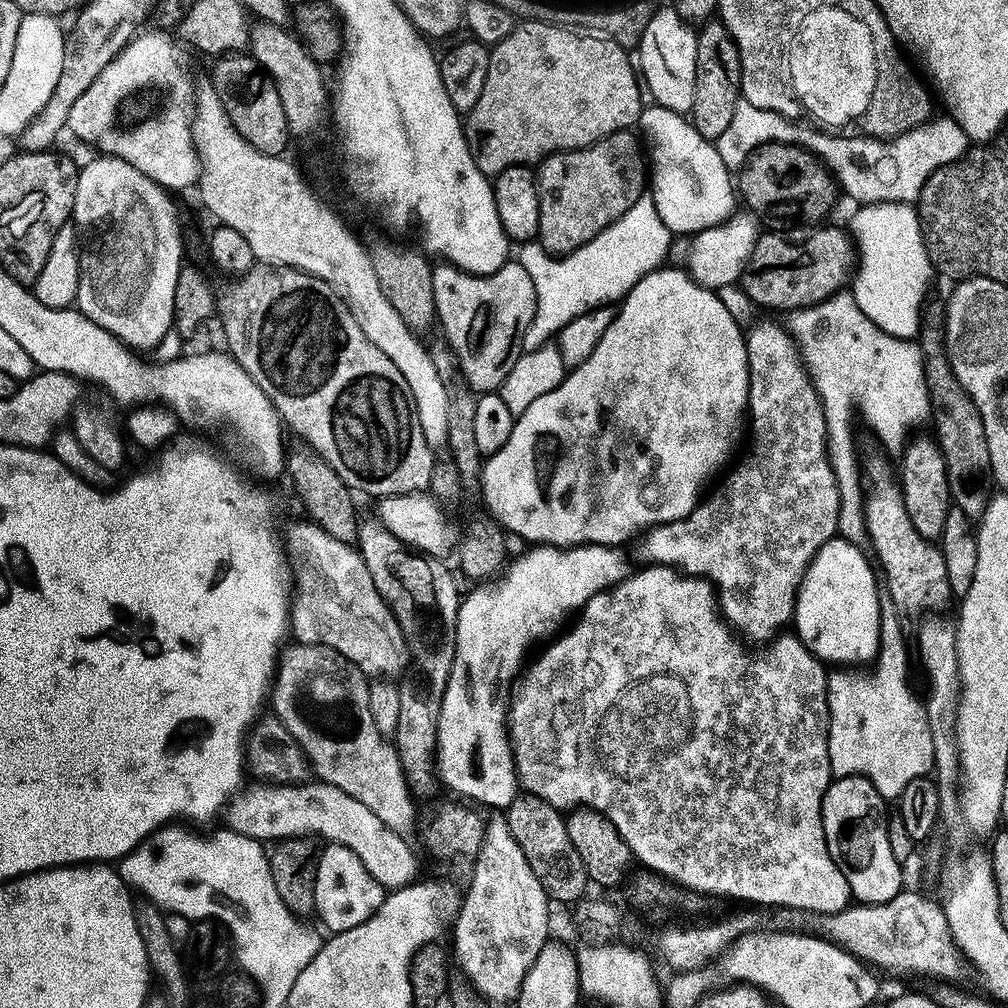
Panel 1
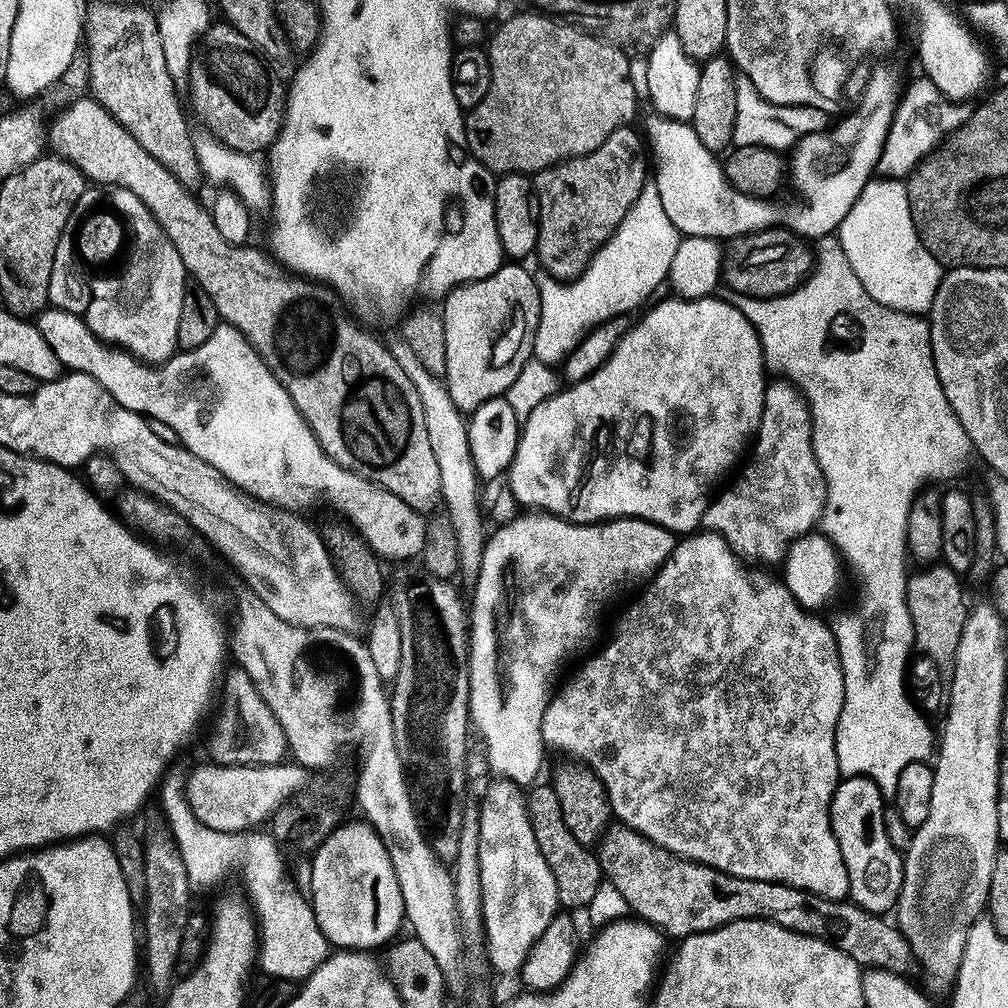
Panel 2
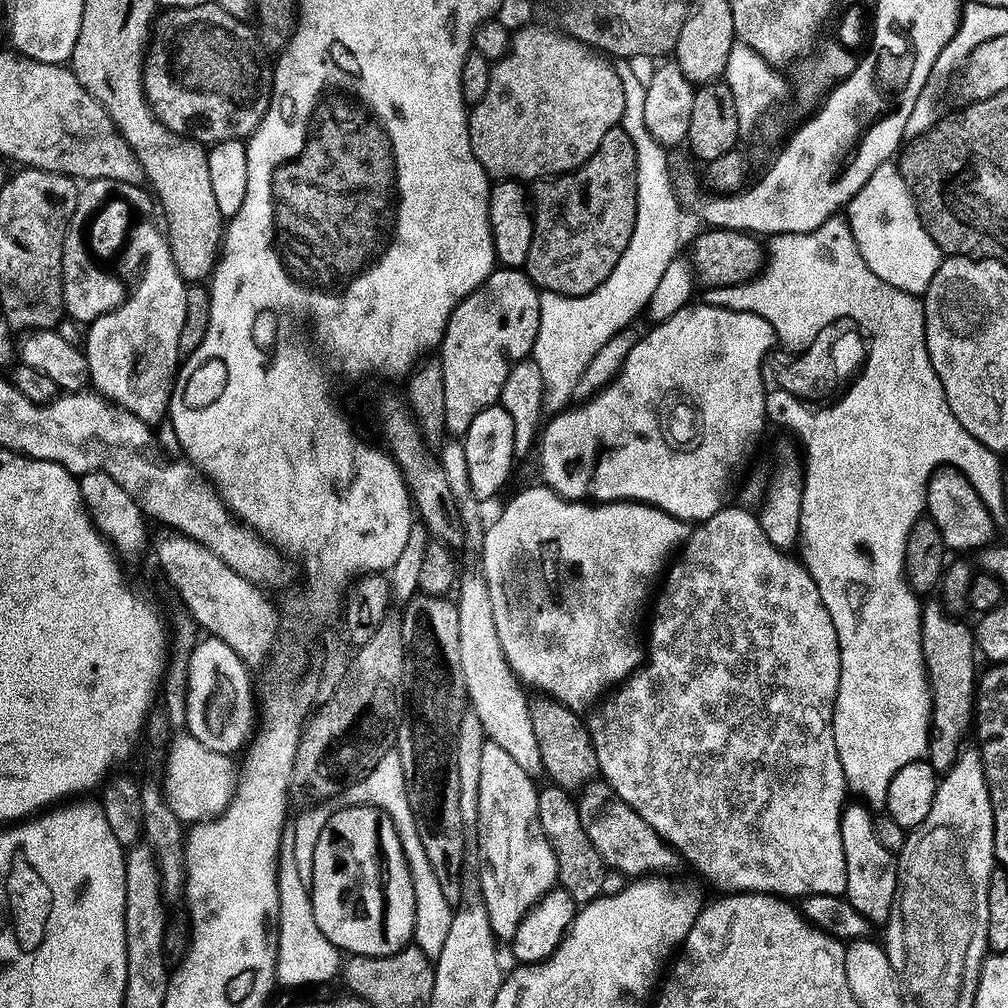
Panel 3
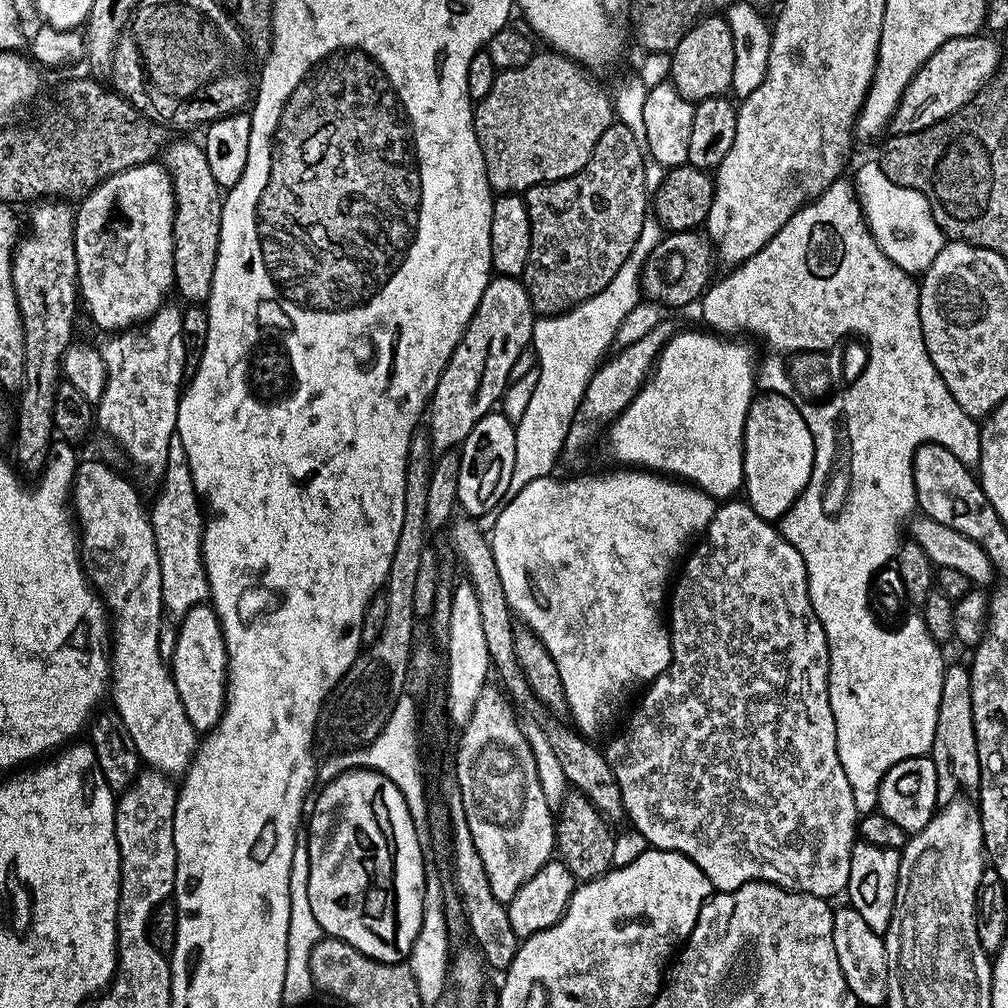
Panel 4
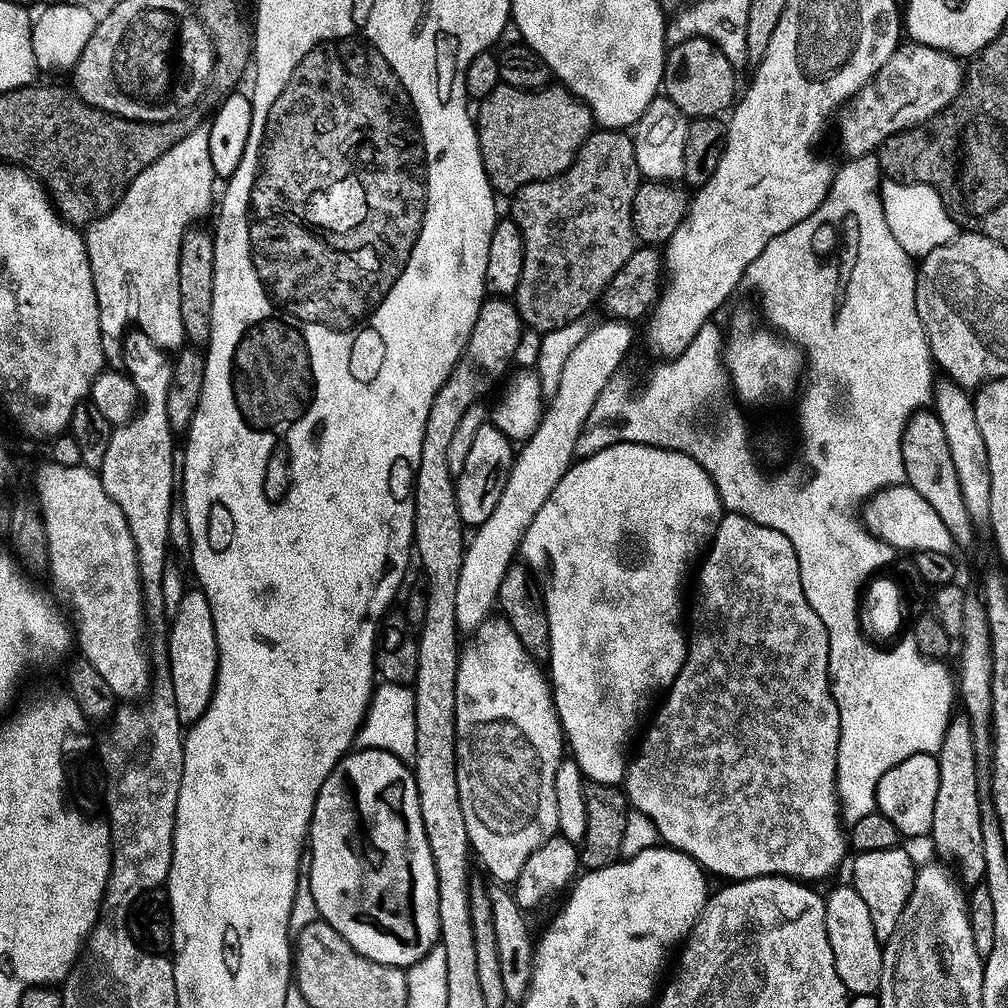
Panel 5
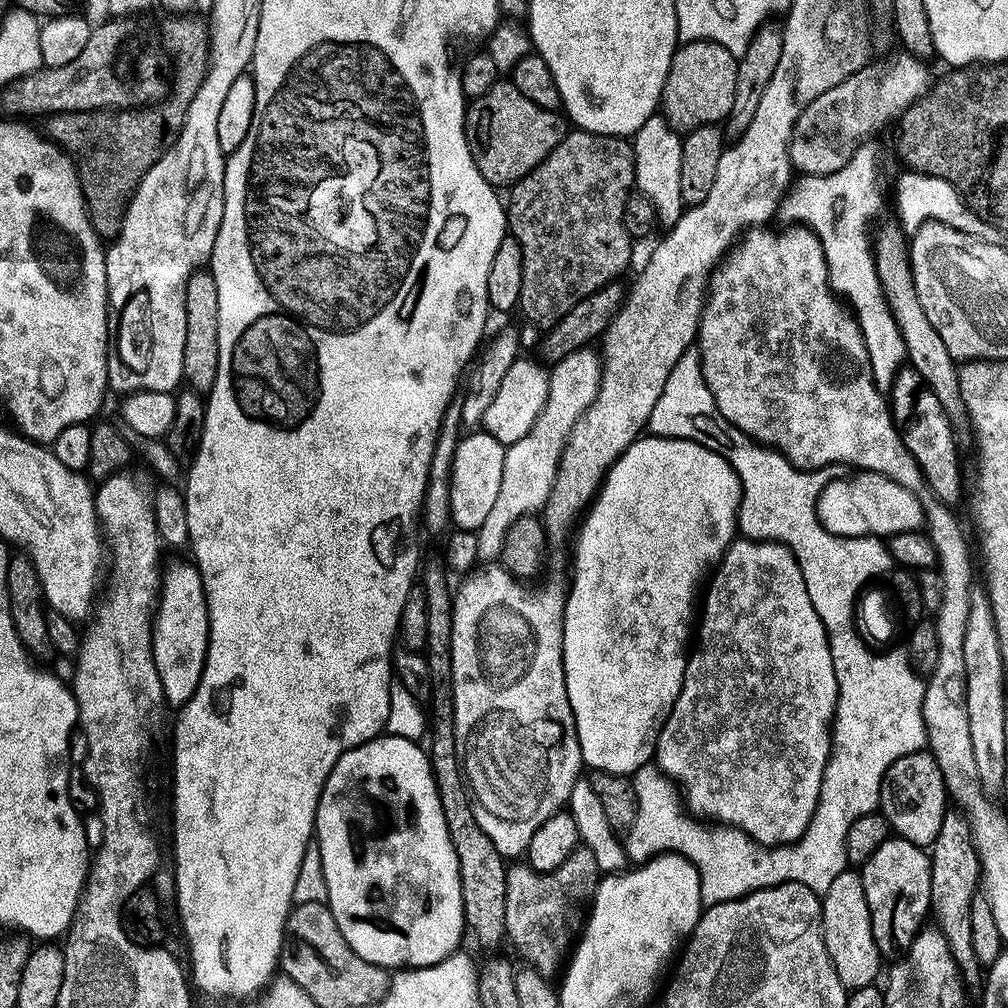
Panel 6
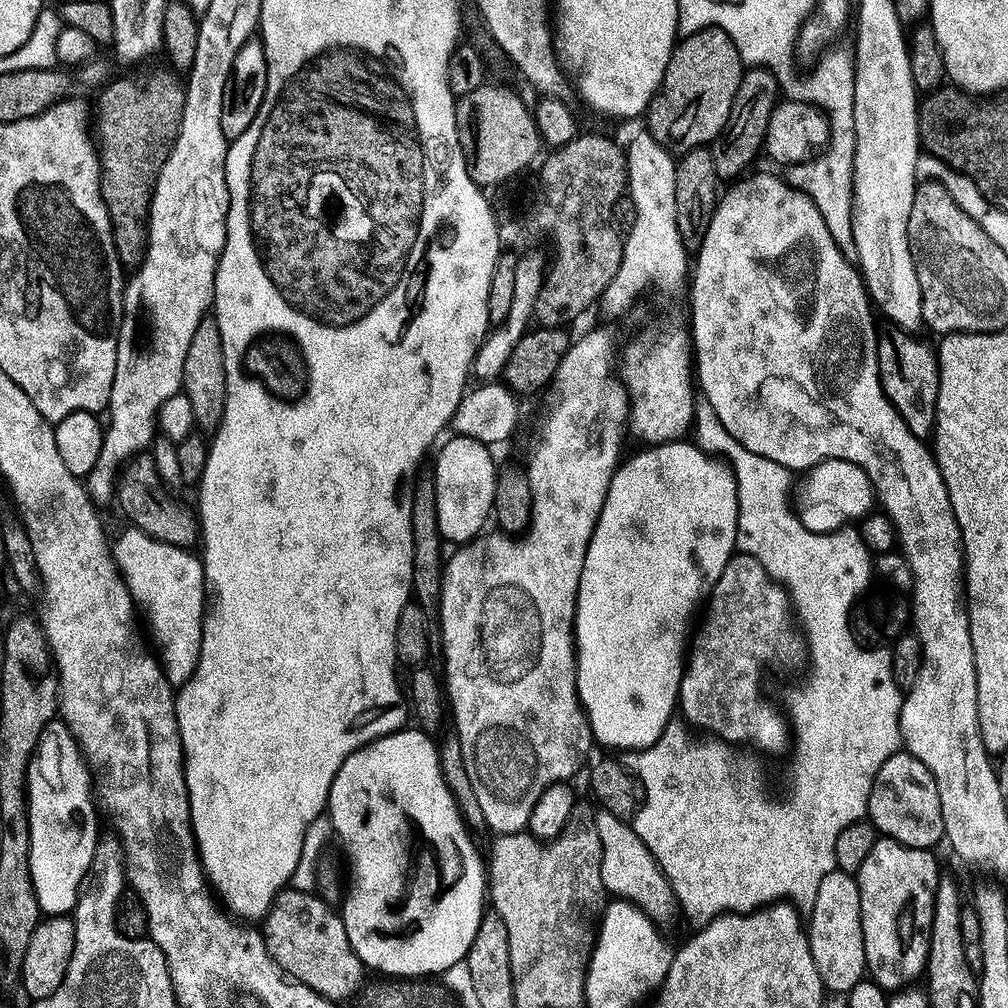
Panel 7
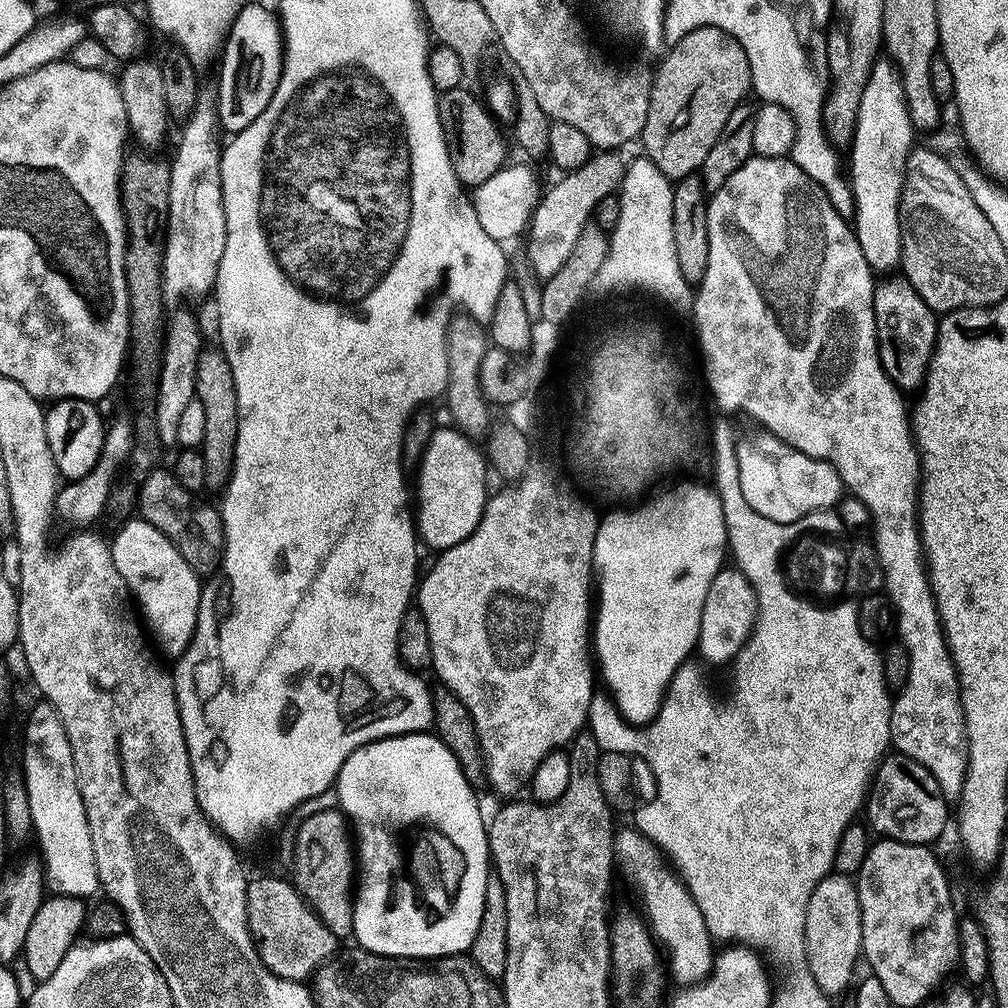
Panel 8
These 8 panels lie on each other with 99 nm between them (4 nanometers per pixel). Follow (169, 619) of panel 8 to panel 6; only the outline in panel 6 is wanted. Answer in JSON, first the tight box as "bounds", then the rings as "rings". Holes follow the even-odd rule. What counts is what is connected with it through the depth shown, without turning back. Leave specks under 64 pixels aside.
{"bounds":[152,563,208,707],"rings":[[[195,563],[172,564],[163,569],[160,598],[152,621],[152,657],[165,701],[181,707],[197,689],[204,673],[205,654],[208,652],[208,603],[200,571]]]}

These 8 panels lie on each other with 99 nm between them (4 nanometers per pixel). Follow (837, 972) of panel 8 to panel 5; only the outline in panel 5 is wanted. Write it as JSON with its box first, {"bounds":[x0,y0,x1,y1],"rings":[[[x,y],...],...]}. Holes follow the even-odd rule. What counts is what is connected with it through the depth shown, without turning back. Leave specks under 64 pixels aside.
{"bounds":[824,882,884,996],"rings":[[[844,882],[838,885],[832,893],[827,893],[824,913],[826,914],[826,932],[830,938],[830,950],[834,954],[834,966],[838,970],[838,978],[842,978],[849,993],[857,996],[879,993],[882,962],[884,961],[882,941],[874,934],[874,922],[870,922],[870,909],[866,906],[866,902],[862,902],[862,894],[858,894],[858,890],[853,888],[851,883]]]}

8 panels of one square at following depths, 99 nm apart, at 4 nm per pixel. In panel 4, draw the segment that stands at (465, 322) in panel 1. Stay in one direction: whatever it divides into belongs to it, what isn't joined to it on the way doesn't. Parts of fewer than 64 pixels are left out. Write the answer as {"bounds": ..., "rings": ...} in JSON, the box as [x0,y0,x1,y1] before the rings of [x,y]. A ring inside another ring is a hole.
{"bounds":[426,276,533,453],"rings":[[[502,276],[489,280],[430,401],[426,435],[433,453],[450,452],[463,445],[485,412],[493,411],[501,403],[513,375],[512,367],[519,362],[524,348],[526,352],[531,345],[533,323],[532,303],[519,279]]]}

